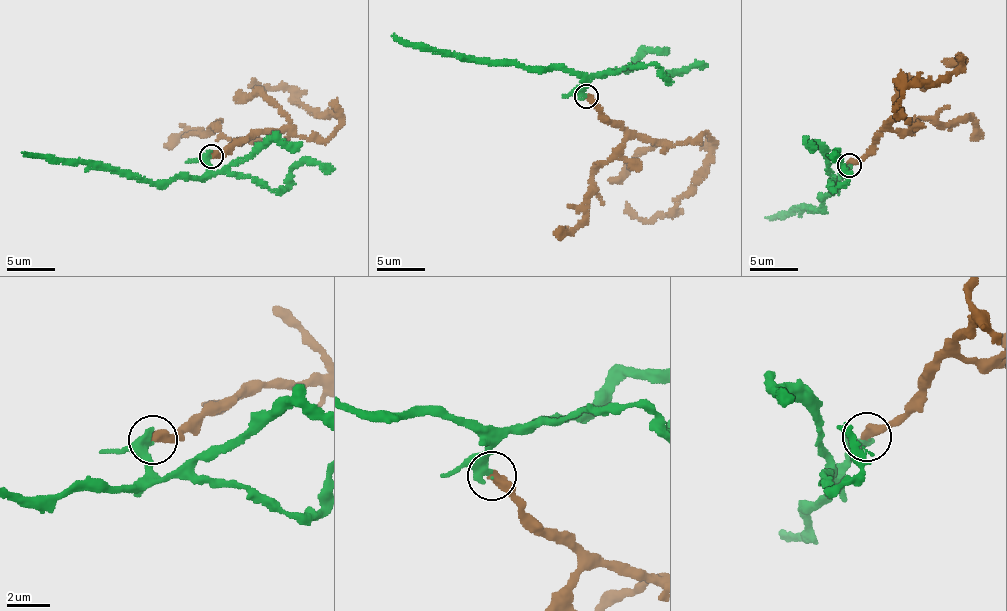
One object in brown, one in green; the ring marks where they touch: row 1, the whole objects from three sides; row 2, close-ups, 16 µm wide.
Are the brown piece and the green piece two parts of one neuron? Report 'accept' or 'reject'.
accept

